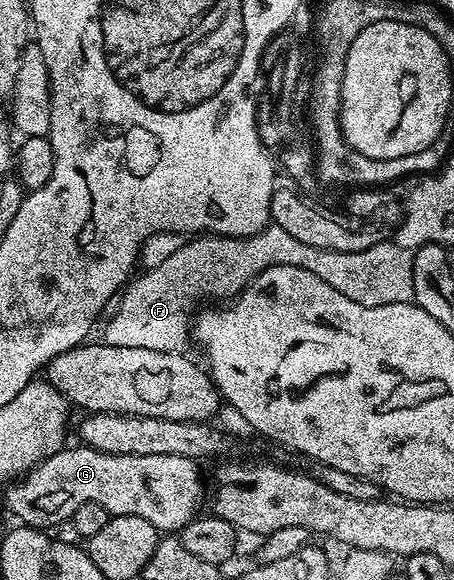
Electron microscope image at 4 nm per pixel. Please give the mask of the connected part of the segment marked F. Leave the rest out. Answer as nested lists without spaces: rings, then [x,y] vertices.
[[[274,223],[252,237],[199,235],[186,240],[161,266],[141,272],[139,278],[136,276],[126,286],[123,302],[115,305],[113,319],[102,330],[102,340],[113,347],[183,353],[187,340],[190,342],[193,337],[195,304],[202,297],[234,298],[259,274],[278,265],[301,267],[301,271],[309,271],[317,275],[317,279],[325,279],[329,287],[341,291],[341,295],[349,295],[353,303],[361,303],[365,307],[414,302],[412,256],[412,250],[402,249],[394,243],[376,243],[373,247],[352,253],[313,247]]]

